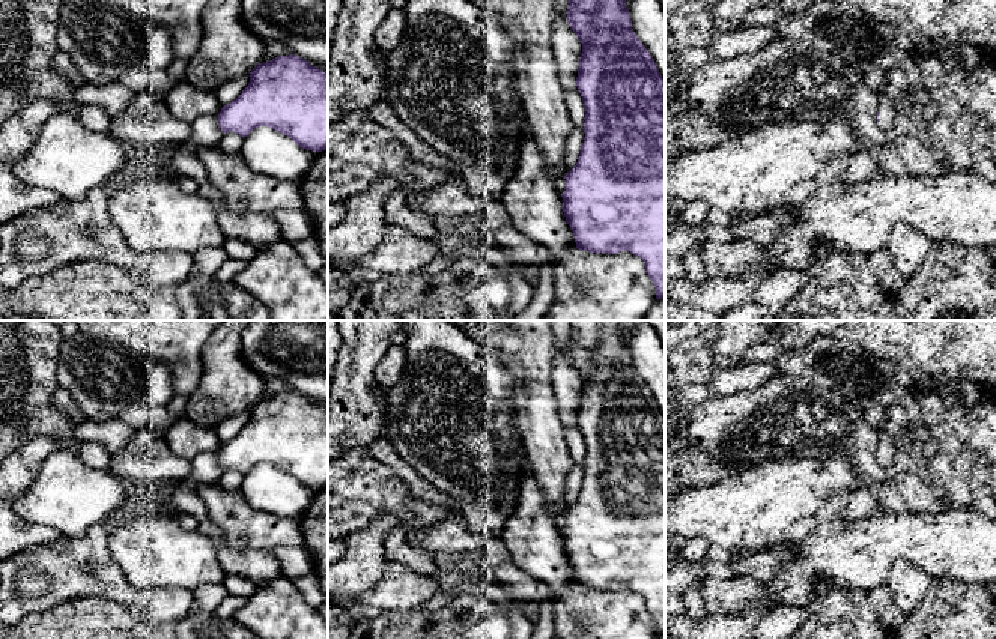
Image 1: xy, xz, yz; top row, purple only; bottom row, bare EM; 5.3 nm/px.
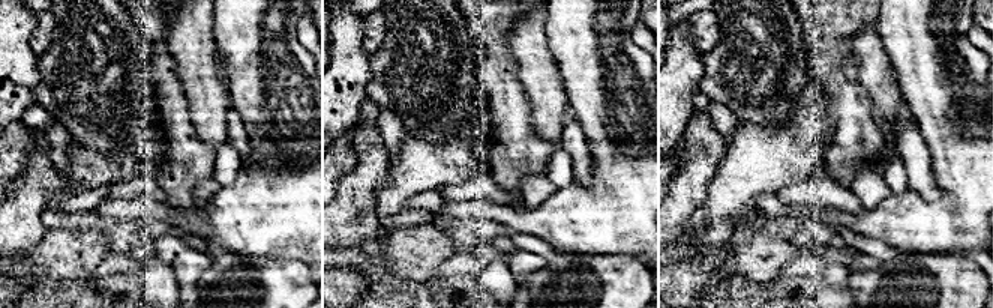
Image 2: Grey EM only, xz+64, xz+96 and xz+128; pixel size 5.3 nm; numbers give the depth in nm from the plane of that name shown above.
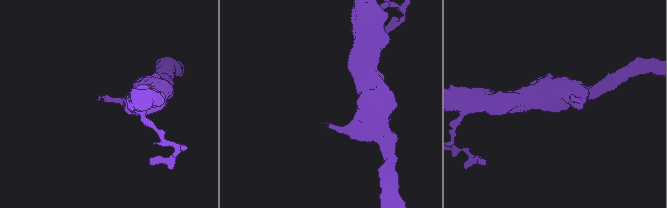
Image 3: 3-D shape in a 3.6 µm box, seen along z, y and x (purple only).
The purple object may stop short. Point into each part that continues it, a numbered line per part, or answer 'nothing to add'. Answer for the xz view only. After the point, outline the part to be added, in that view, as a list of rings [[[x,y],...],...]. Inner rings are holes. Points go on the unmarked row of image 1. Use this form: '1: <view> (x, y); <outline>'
nothing to add

